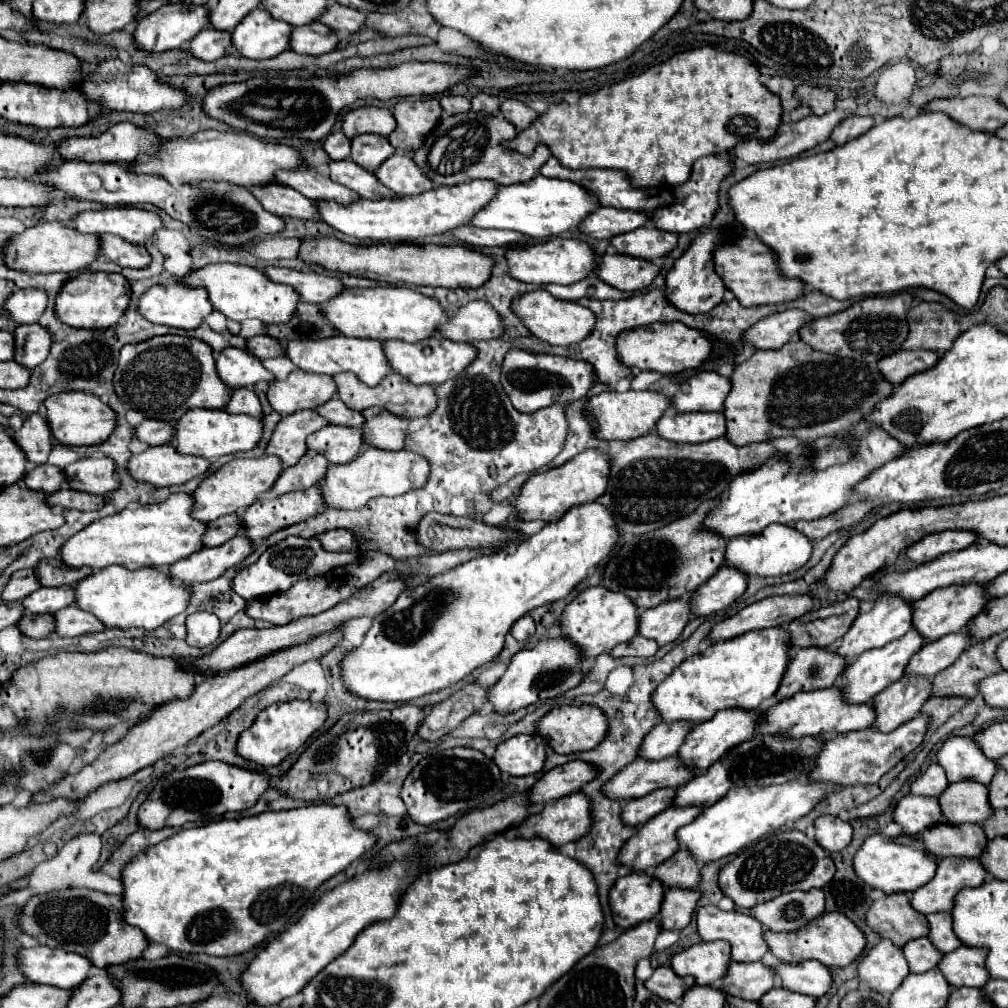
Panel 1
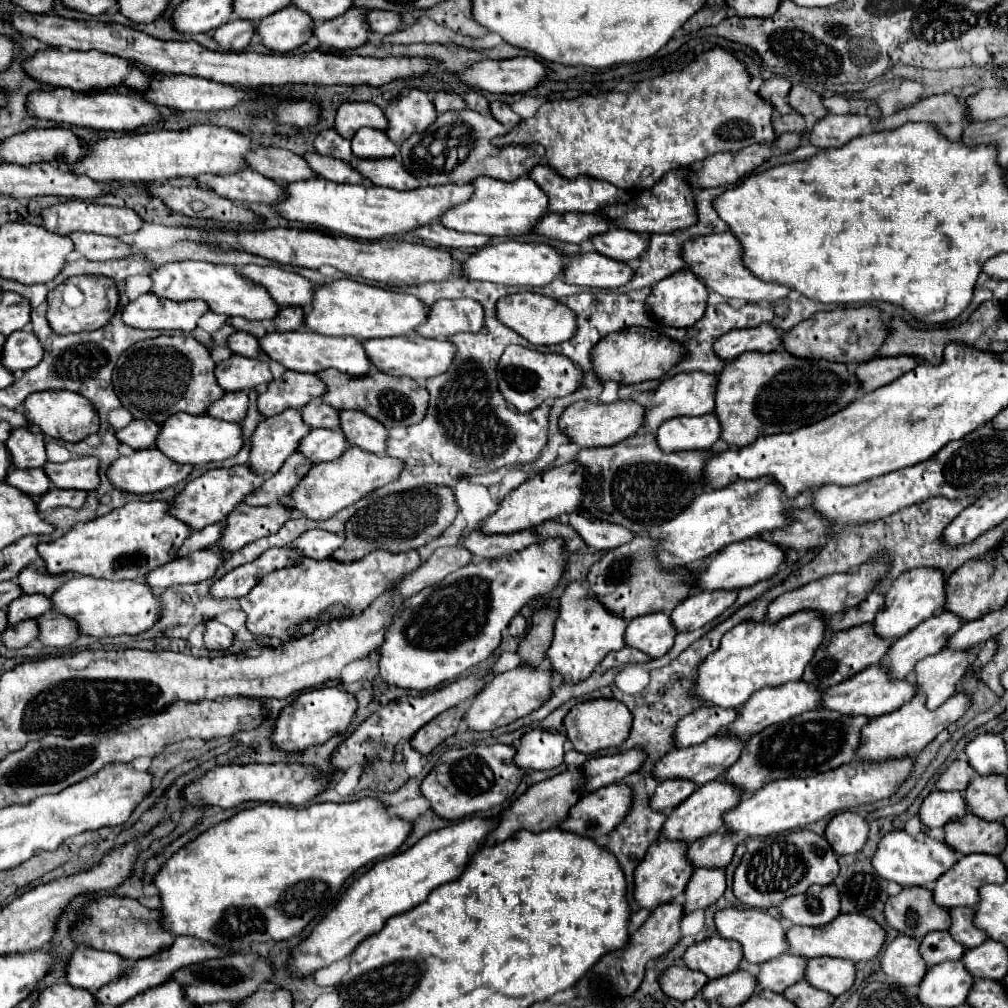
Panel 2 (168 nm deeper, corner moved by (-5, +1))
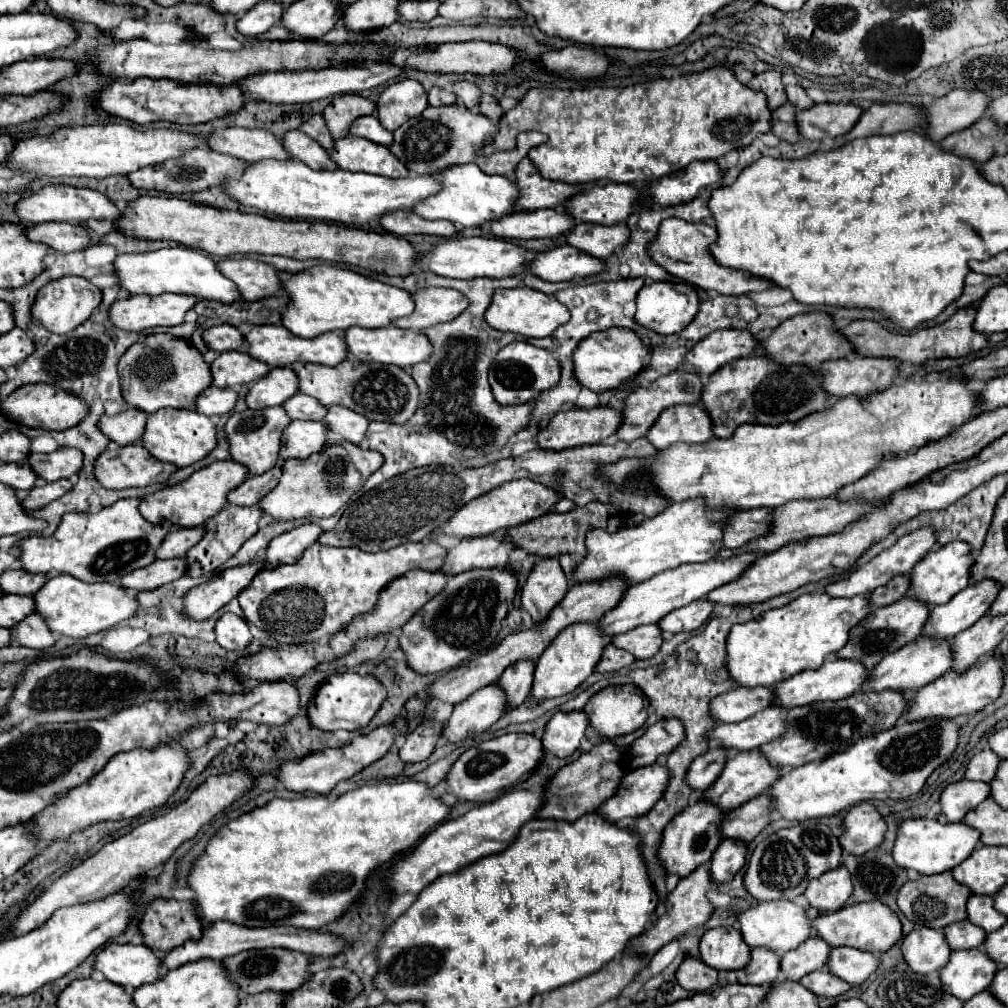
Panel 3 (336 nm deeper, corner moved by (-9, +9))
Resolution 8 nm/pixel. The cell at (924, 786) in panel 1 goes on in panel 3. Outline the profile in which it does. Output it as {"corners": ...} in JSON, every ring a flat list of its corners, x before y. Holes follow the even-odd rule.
{"corners":[[979,751,973,755,973,759,969,761,967,769,965,769,965,779,969,781,985,781,989,783,993,773,997,771,997,765,999,765,999,757,993,753,993,751]]}

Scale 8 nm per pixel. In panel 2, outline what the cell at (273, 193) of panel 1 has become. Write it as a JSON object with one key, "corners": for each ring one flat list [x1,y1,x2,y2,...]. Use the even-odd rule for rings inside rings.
{"corners":[[243,169,241,173,231,173,229,177,197,177,195,183,213,189,217,195,229,201,241,201,241,203,275,205,285,197,281,185,251,169]]}

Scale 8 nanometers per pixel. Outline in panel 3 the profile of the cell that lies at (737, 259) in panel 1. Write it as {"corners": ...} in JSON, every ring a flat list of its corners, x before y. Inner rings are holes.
{"corners":[[665,219,659,227,657,239,649,247,649,255,655,263,665,267,669,273,681,277,683,281,699,287,699,289,713,289,721,295,747,295,751,291,765,291,769,287,775,287,773,281,755,277,749,271,729,269,717,263,717,259,711,255,709,247,717,241,717,229,705,223,687,223,683,219]]}

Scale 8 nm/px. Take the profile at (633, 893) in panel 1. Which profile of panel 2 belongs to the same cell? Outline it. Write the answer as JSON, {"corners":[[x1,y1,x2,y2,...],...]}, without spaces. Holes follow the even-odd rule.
{"corners":[[661,837,659,841,655,841,649,847,645,859,635,869,635,901,643,909,653,911,661,903,675,901,675,899,683,897,685,887,695,871,695,865,687,857,687,847,689,845,685,841,671,841,665,837]]}

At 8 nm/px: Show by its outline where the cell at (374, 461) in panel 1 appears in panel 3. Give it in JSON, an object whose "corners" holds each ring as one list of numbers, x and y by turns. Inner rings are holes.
{"corners":[[349,441,327,445,325,451,315,453,307,459,287,459,281,463,283,475,279,485,259,501,259,507,273,515,273,519,323,519,335,515,347,499,361,489,361,483,367,481,381,465,385,457,373,449,361,449]]}

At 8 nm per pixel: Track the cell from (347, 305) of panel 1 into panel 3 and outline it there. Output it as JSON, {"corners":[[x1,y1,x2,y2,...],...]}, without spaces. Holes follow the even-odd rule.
{"corners":[[315,265,297,275,291,275,283,281,283,287,291,297,291,303,283,311,283,325,291,333,307,339,327,331,345,331,355,325,365,329,381,329,391,325,395,319,407,317,415,311,413,295,405,289,385,285,377,279,333,265]]}

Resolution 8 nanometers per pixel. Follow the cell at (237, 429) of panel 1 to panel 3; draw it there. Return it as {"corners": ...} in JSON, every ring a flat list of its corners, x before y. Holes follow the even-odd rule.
{"corners":[[159,409,149,415,145,427,145,449,159,461,175,463,177,467,193,465,205,459,217,447,217,429,207,415,189,409]]}

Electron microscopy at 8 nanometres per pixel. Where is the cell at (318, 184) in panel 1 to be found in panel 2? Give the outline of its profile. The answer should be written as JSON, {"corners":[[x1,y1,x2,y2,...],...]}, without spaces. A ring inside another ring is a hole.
{"corners":[[257,145,257,149,249,153,249,169,273,179,275,183,295,183,315,177,301,155,295,155,287,149,263,145]]}

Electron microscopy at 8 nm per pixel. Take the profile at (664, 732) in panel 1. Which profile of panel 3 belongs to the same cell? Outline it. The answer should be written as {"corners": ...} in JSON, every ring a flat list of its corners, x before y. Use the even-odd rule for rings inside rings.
{"corners":[[731,689,709,703,709,715,719,723,739,723,771,705,771,689]]}

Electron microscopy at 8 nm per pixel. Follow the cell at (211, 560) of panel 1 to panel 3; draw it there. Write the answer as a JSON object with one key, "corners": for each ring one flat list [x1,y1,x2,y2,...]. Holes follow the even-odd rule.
{"corners":[[175,557,175,559,157,559,153,565,147,565,145,569,135,569,133,573,127,573,119,585,129,591,151,591,155,587,161,587,169,581,175,581,183,575,187,575,187,559]]}

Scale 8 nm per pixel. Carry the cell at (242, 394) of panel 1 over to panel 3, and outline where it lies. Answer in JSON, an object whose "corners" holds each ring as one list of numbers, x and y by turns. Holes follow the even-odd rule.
{"corners":[[207,387,199,397,197,397,197,413,203,413,207,417,221,417,233,411,237,405,237,391,235,389,221,389,221,387]]}

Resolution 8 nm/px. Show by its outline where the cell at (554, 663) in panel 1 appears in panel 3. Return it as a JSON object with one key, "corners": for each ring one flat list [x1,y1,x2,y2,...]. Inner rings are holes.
{"corners":[[491,683,485,689,479,689,477,693,469,695,465,701,455,705,453,715,445,723,443,735,451,743,463,741,473,733,489,729,495,721,501,719,501,715,507,709,509,701,505,691,497,683]]}

